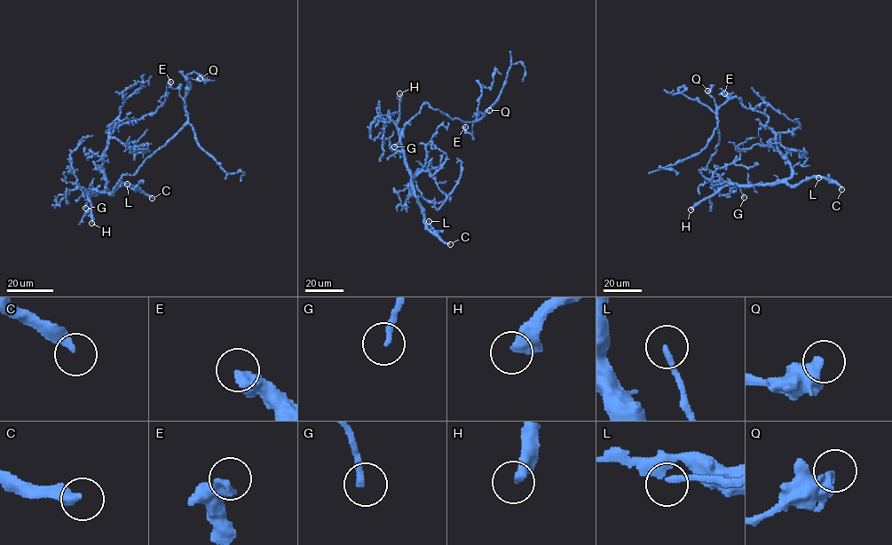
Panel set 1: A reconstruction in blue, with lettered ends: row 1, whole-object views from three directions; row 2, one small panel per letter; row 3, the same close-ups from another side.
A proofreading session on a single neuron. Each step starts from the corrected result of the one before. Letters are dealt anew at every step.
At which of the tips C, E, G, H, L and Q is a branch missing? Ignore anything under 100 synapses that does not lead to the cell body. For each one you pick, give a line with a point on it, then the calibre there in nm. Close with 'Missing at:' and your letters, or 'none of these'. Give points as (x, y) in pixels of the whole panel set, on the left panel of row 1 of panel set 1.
G: place (85, 208); calibre 200 nm
H: place (91, 223); calibre 400 nm
Missing at: G, H

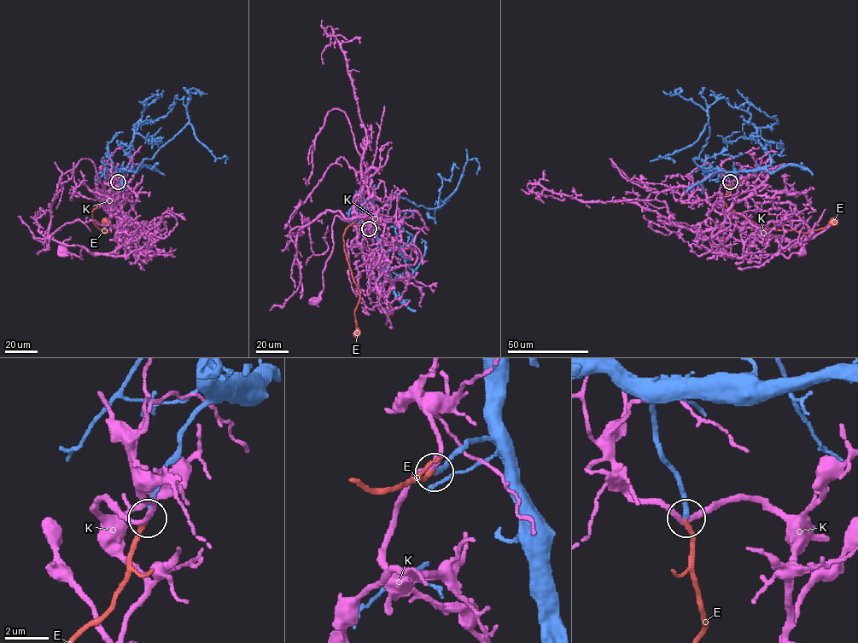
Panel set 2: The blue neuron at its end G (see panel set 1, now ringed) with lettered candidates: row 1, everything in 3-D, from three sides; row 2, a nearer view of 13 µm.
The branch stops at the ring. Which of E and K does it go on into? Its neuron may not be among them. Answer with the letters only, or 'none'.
E

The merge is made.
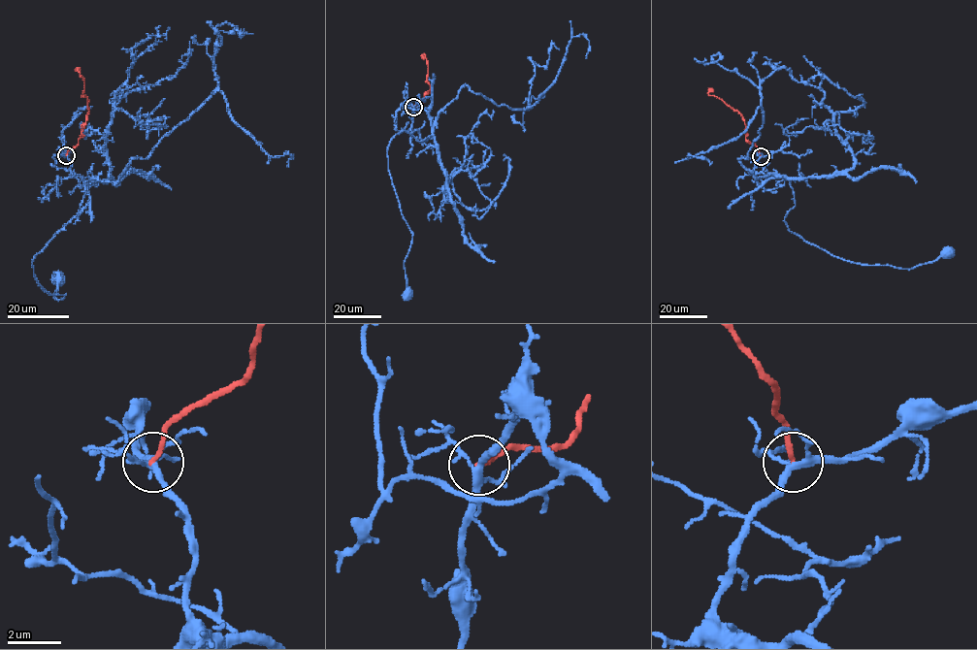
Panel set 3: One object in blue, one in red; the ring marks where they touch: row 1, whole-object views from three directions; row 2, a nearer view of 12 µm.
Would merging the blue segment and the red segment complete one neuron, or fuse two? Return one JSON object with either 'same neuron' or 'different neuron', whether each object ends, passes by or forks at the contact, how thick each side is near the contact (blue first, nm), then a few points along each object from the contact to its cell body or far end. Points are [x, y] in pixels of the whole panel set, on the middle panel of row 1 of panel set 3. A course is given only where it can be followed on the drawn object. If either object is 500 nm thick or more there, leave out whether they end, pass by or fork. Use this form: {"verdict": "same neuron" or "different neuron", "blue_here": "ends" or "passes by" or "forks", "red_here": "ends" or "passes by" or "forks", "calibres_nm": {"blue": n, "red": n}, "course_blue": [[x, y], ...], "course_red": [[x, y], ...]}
{"verdict": "different neuron", "blue_here": "forks", "red_here": "ends", "calibres_nm": {"blue": 220, "red": 170}, "course_blue": [[413, 107], [417, 99], [432, 135], [418, 141], [402, 130], [387, 151], [413, 234], [404, 262], [407, 296]], "course_red": [[413, 107], [421, 105], [426, 92], [432, 91], [427, 78], [426, 55], [422, 57]]}

